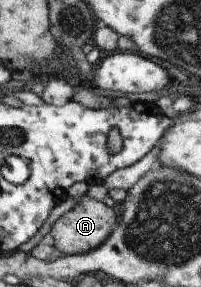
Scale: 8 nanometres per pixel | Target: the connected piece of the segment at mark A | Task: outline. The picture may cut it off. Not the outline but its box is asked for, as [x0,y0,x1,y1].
[50,198,117,255]

